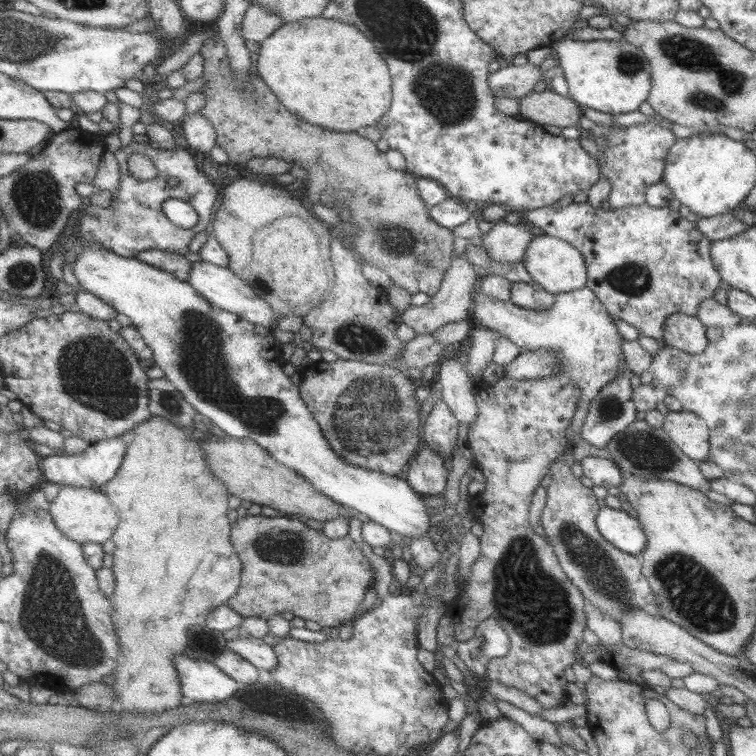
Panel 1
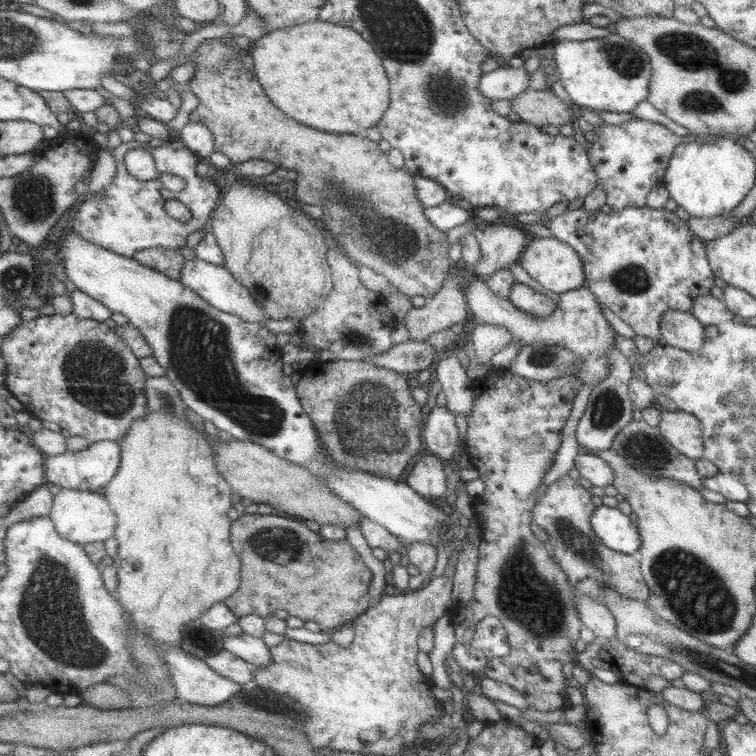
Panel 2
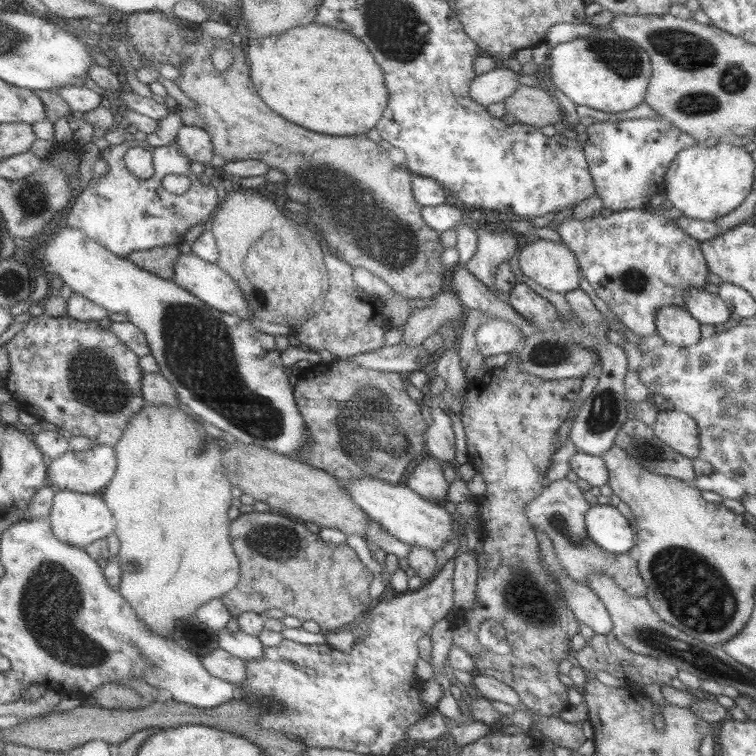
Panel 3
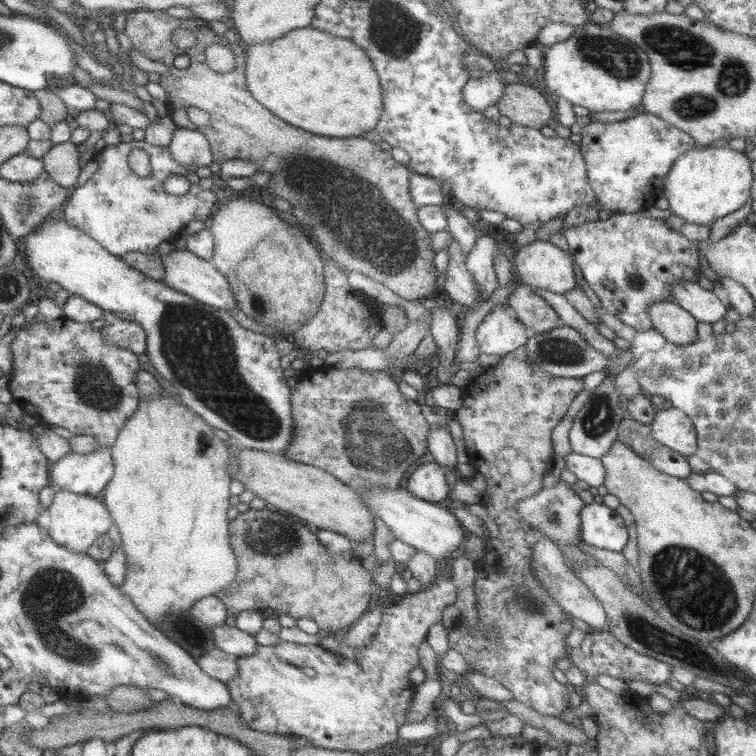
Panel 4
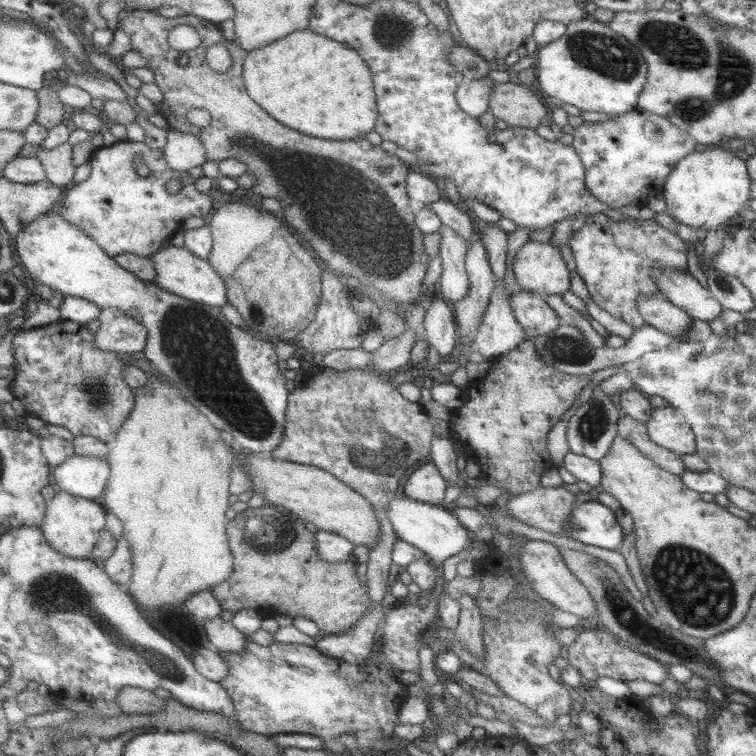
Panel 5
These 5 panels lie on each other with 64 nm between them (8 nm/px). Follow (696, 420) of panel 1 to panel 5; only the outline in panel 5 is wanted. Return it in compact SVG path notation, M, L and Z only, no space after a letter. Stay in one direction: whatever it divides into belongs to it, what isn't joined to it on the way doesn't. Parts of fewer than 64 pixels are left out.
M673 407L657 408L646 423L650 440L682 456L697 451L694 432L684 415Z

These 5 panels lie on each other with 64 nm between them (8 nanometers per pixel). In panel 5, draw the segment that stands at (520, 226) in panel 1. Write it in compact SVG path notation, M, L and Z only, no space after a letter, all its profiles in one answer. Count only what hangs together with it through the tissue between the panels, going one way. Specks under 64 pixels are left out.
M476 239L469 250L467 258L467 269L470 273L470 280L473 283L472 289L470 289L468 297L454 305L457 321L460 325L459 329L461 330L461 344L458 354L455 356L456 359L459 359L460 367L453 372L451 380L453 384L456 384L460 388L466 388L473 381L467 374L466 364L468 362L468 357L465 355L465 350L462 349L462 346L465 346L465 342L473 342L473 340L478 338L479 326L481 325L482 317L486 312L490 295L493 293L495 287L496 276L491 272L491 266L487 261L486 253L485 246L479 239Z

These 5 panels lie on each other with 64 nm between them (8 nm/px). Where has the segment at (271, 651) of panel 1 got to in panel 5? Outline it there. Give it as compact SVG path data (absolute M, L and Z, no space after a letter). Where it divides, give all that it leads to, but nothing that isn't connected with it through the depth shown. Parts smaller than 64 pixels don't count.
M214 617L203 622L208 639L220 650L228 652L242 652L247 649L251 637L244 634L233 621Z

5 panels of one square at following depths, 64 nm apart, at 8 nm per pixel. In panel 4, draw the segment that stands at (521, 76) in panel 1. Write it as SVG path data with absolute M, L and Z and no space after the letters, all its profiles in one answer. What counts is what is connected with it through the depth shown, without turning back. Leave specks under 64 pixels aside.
M502 70L488 73L478 79L470 79L464 87L465 101L478 112L484 112L503 95L503 88L508 84L501 77Z

